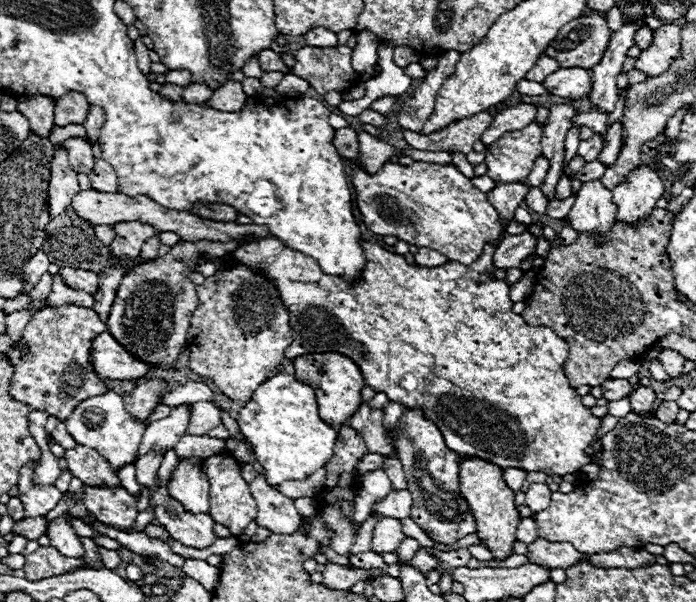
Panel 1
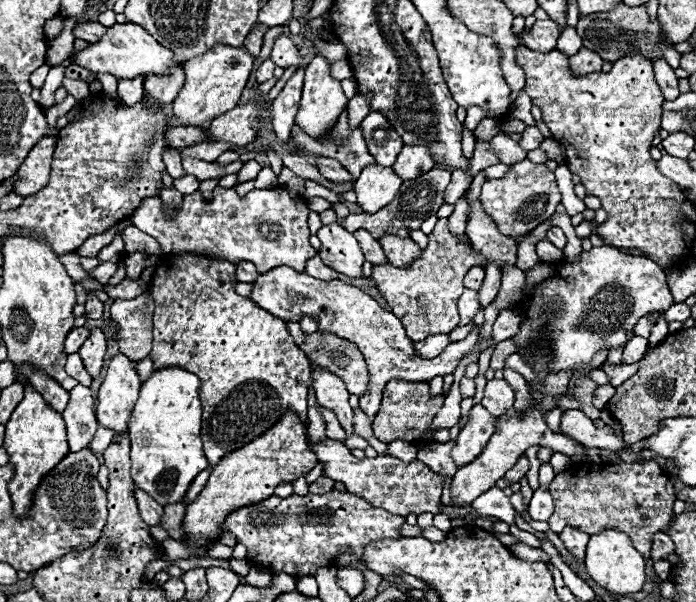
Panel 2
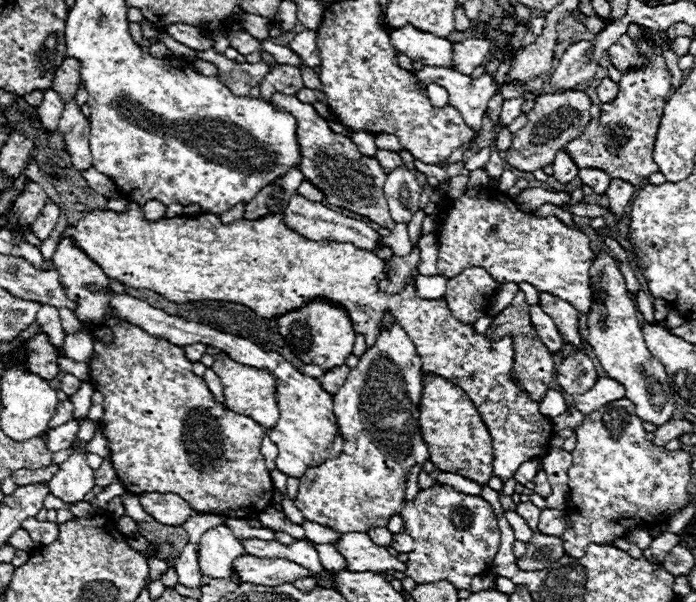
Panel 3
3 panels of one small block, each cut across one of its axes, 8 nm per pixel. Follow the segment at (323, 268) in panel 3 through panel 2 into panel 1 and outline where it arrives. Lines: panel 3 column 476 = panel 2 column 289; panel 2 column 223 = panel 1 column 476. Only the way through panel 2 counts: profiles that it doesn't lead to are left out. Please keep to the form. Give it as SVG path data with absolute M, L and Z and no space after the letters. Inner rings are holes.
M262 238L258 242L248 242L240 248L236 248L232 254L228 254L230 262L236 264L246 264L250 268L262 270L266 272L266 276L276 284L276 288L282 294L284 305L290 312L298 312L292 314L292 344L286 348L286 358L294 360L298 356L306 356L306 354L316 354L316 352L338 352L338 354L346 354L350 360L354 360L358 364L358 368L364 374L364 382L366 386L370 386L376 392L384 392L390 400L394 402L402 402L406 406L420 406L426 414L426 418L434 420L438 424L438 428L442 430L442 436L446 440L446 446L450 446L450 450L454 450L460 456L470 456L470 458L482 458L488 462L494 462L500 468L520 468L526 472L546 472L548 476L566 476L566 474L576 474L582 466L592 464L592 460L584 454L584 450L596 442L596 432L602 424L602 418L596 418L590 408L586 408L582 404L582 396L576 394L576 390L568 384L568 378L564 374L562 364L568 358L568 344L548 326L530 326L524 322L524 318L520 314L514 314L512 311L513 302L509 298L509 285L506 280L496 280L494 278L494 250L498 244L490 244L486 246L486 250L482 252L482 258L478 258L478 262L470 264L470 266L458 266L458 262L450 260L442 266L436 268L426 268L426 266L410 266L406 264L404 256L400 254L392 254L384 248L380 248L378 244L370 244L370 242L362 242L362 248L366 250L366 268L362 272L362 280L356 282L354 286L346 286L346 282L338 276L328 276L322 274L318 262L298 250L288 248L286 244L282 244L278 238Z

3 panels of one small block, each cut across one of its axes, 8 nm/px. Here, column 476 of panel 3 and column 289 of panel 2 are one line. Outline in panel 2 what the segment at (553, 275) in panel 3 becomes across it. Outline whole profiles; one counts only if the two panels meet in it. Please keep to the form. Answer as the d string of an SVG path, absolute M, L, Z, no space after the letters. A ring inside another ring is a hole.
M214 188L212 200L204 200L200 192L184 196L176 218L166 218L160 198L148 198L134 216L130 216L130 222L132 226L138 226L138 230L156 238L164 254L180 254L188 250L210 254L212 258L222 258L232 264L248 260L256 264L260 274L278 266L290 266L304 272L306 262L318 254L310 246L310 230L306 224L308 212L306 200L292 200L284 188L252 190L244 198L240 198L234 188Z

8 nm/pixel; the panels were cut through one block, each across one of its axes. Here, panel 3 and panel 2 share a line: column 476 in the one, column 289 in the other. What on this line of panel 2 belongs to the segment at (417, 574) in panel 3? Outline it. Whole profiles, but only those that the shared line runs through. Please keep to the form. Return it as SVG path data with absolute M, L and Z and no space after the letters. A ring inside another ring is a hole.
M326 492L278 498L270 496L258 504L244 506L226 518L226 532L234 534L240 544L248 546L248 560L268 572L286 572L294 578L314 576L318 568L332 566L334 558L346 548L358 558L368 542L398 538L398 528L406 520L382 508L370 506L364 498L350 492Z

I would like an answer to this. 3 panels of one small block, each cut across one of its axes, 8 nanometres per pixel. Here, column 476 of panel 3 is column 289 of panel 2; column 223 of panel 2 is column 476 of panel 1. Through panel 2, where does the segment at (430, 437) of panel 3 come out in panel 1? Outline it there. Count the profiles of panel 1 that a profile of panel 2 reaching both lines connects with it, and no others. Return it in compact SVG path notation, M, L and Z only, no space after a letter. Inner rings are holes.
M462 458L460 478L462 478L462 496L466 498L466 502L470 502L474 518L478 518L476 534L480 538L480 544L492 552L494 560L506 560L508 556L512 556L512 544L516 542L520 514L514 504L514 492L506 486L502 478L502 468L480 458Z

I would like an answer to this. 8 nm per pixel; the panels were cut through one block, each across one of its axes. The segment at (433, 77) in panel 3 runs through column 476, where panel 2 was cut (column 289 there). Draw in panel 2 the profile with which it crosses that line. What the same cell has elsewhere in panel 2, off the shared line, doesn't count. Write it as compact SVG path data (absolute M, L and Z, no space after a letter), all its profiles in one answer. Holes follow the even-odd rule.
M296 70L294 76L284 84L278 98L272 102L272 126L280 140L286 140L290 136L290 128L294 126L294 114L300 106L300 94L302 94L302 82L304 82L304 70Z

